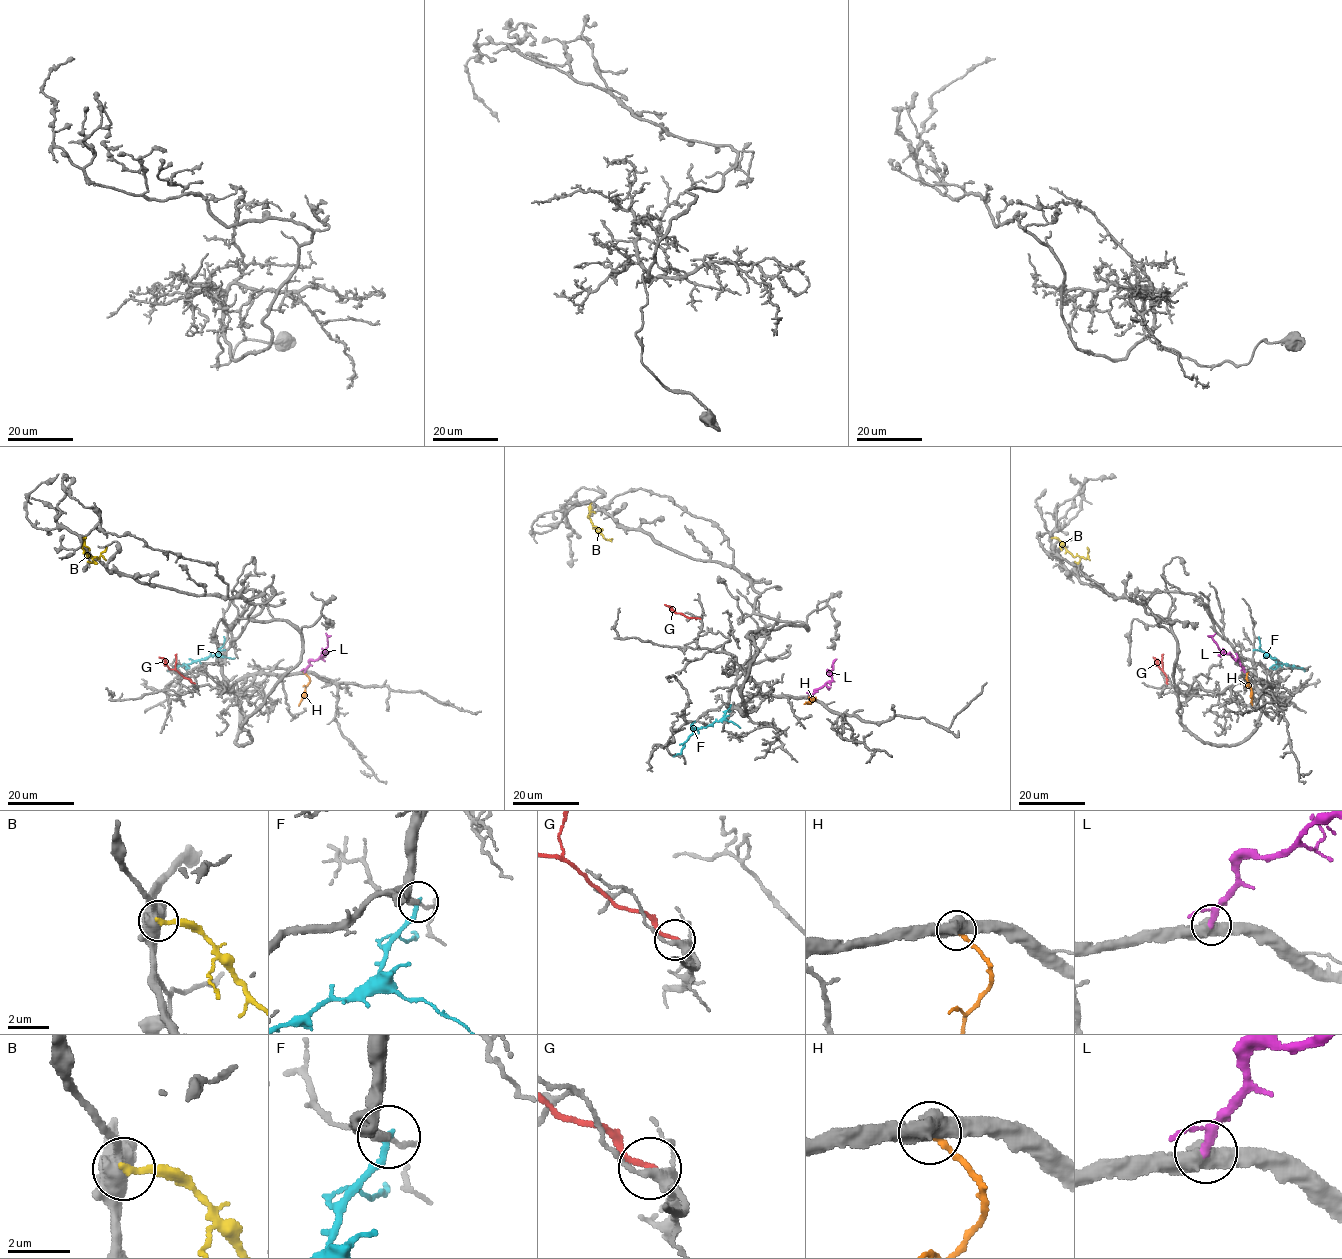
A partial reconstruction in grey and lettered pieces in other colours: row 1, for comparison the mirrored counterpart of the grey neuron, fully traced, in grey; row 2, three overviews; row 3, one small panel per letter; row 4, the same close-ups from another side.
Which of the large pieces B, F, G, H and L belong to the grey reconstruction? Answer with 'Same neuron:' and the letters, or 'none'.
Same neuron: L

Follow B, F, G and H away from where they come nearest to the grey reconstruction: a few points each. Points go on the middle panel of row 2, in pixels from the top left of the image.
B: (591, 503), (588, 518), (593, 527), (607, 540), (611, 538)
F: (730, 705), (718, 721), (694, 730), (680, 753), (673, 755)
G: (699, 618), (686, 617), (665, 605)
H: (809, 699), (815, 698), (803, 704)

